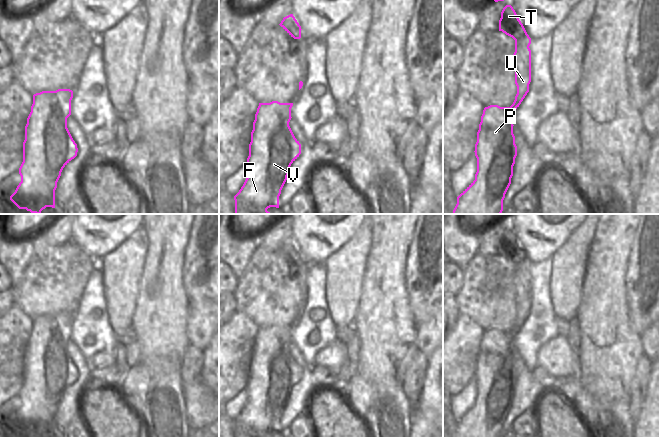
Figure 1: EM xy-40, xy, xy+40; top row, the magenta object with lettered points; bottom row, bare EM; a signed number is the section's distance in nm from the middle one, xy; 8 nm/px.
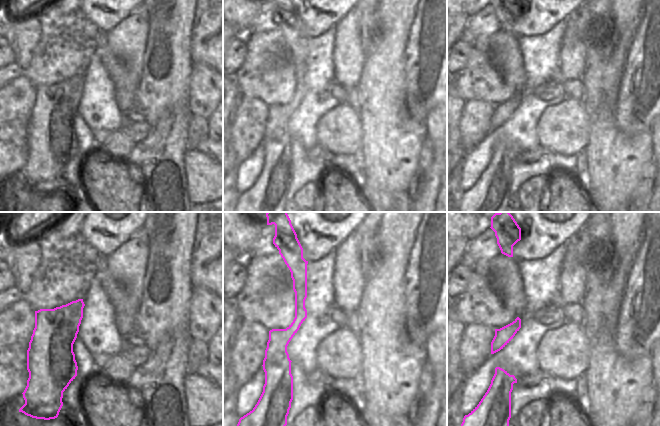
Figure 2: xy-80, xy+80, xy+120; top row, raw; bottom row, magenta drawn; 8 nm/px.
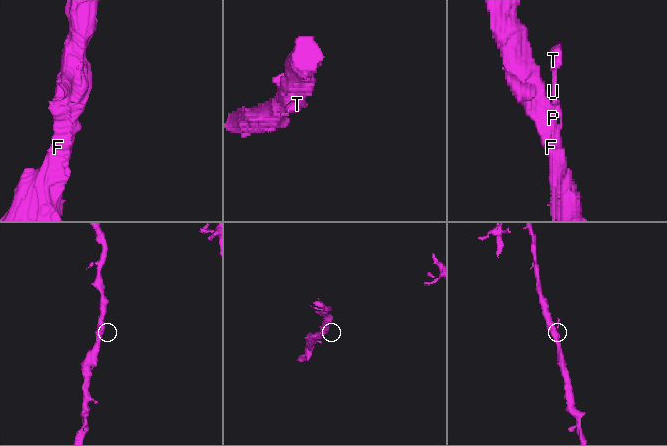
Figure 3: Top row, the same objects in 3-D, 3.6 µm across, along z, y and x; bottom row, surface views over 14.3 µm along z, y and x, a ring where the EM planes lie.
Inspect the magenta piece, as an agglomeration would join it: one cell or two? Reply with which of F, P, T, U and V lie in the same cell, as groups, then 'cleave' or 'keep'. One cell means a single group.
F P T U V | keep

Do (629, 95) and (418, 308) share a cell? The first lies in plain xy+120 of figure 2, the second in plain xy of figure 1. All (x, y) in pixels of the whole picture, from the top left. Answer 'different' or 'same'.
same

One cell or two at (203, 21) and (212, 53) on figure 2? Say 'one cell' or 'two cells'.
one cell

